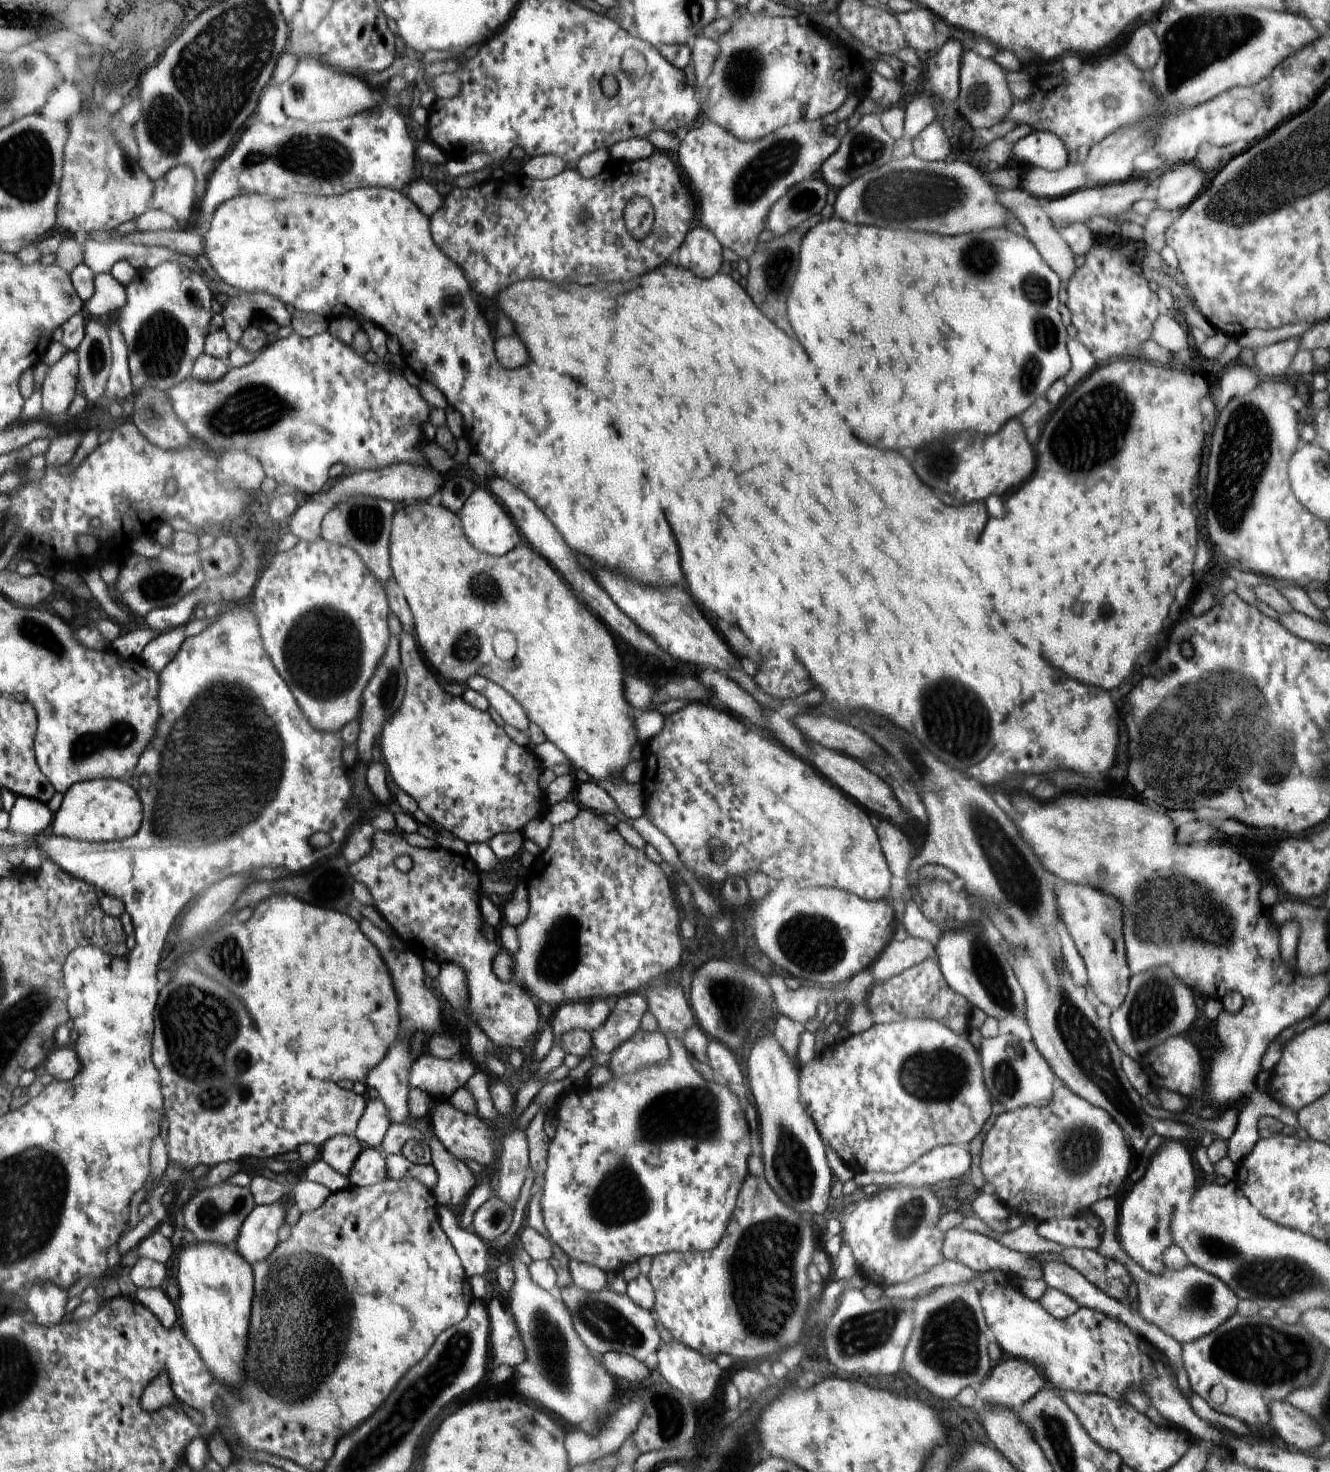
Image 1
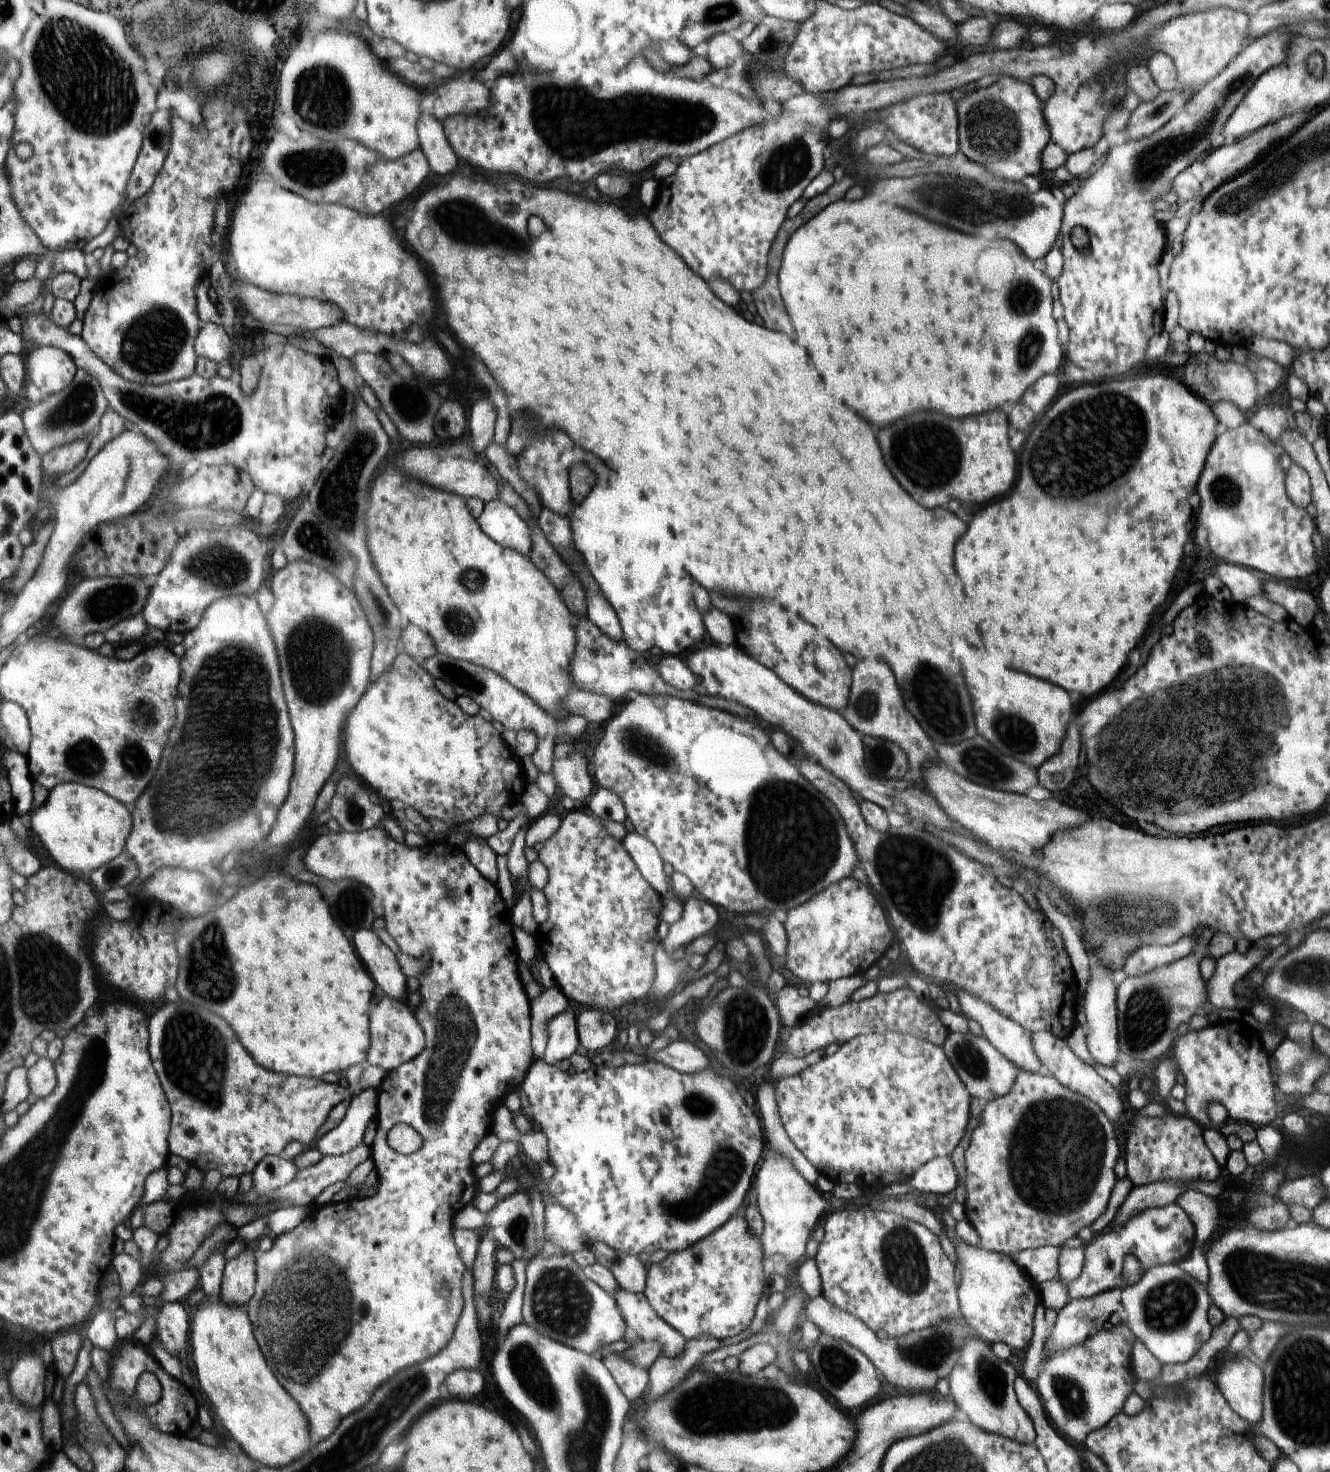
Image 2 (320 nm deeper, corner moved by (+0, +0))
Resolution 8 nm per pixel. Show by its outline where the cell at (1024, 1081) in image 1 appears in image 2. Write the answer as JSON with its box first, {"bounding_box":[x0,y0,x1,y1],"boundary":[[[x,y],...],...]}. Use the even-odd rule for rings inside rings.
{"bounding_box":[941,1031,1020,1103],"boundary":[[[950,1031],[941,1048],[950,1064],[954,1066],[954,1070],[971,1098],[988,1103],[1005,1096],[1012,1090],[1020,1068],[999,1054],[998,1050],[985,1037],[974,1036],[970,1031],[966,1033]]]}

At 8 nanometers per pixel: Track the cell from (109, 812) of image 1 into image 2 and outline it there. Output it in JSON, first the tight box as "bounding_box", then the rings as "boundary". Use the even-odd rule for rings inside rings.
{"bounding_box":[32,782,132,876],"boundary":[[[62,782],[48,794],[48,800],[32,815],[32,828],[44,847],[63,870],[90,876],[96,868],[111,862],[127,849],[132,820],[126,806],[102,790],[79,783]]]}

